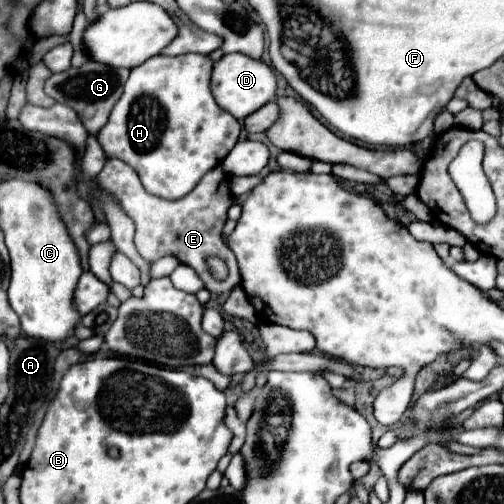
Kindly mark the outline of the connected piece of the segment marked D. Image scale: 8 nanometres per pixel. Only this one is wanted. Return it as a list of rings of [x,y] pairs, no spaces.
[[[224,54],[214,64],[210,90],[220,108],[228,110],[236,120],[244,120],[248,114],[276,98],[276,76],[262,60],[252,60],[244,54]]]

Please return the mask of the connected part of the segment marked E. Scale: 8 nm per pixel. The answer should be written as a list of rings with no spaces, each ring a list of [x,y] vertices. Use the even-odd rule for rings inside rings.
[[[106,160],[96,180],[100,186],[104,186],[104,190],[108,190],[110,194],[118,198],[126,214],[134,220],[136,224],[134,244],[146,260],[154,262],[166,254],[172,254],[182,264],[192,266],[198,272],[198,276],[204,280],[210,292],[228,292],[234,286],[238,286],[240,282],[238,262],[234,254],[228,250],[228,246],[222,242],[222,226],[226,222],[226,212],[230,208],[232,194],[228,188],[228,178],[220,166],[204,174],[204,178],[196,184],[196,188],[180,200],[164,200],[164,198],[148,194],[144,186],[140,184],[138,174],[126,162],[120,162],[120,160]],[[210,256],[222,258],[226,262],[230,272],[224,280],[216,280],[212,276],[210,266],[208,266]]]

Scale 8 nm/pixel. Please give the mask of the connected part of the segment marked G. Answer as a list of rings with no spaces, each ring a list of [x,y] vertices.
[[[86,62],[80,68],[70,68],[66,72],[60,74],[52,74],[46,80],[46,94],[52,96],[56,102],[70,106],[72,110],[76,110],[78,118],[82,120],[84,128],[88,130],[90,136],[98,136],[100,128],[108,122],[110,110],[114,108],[114,104],[120,100],[124,82],[128,78],[128,68],[110,68],[98,62]]]

